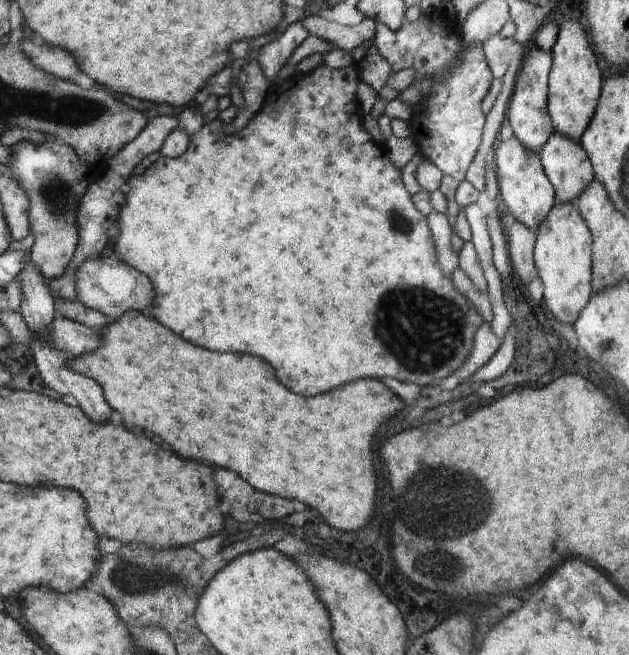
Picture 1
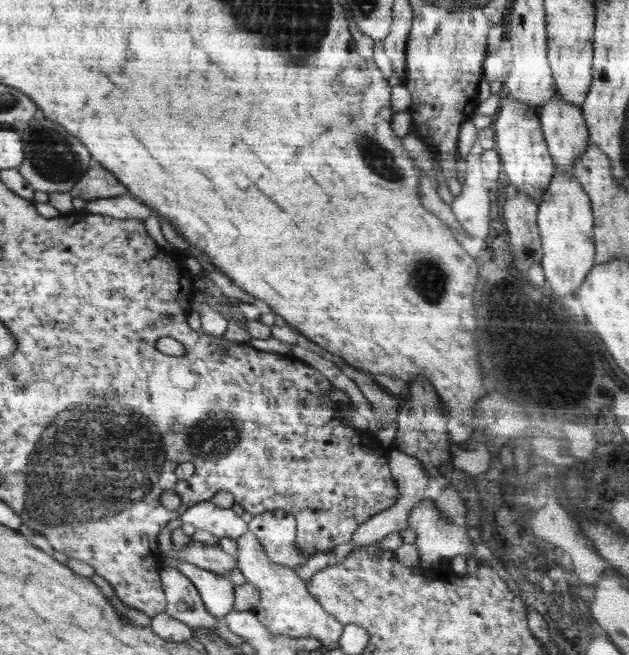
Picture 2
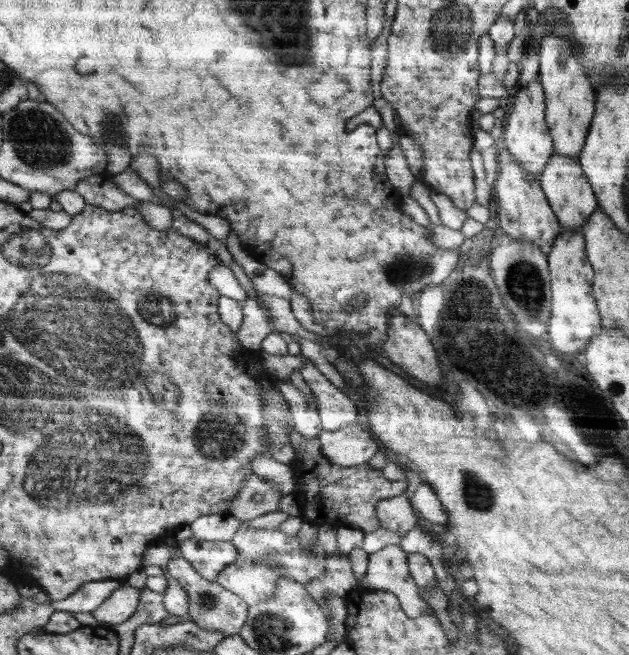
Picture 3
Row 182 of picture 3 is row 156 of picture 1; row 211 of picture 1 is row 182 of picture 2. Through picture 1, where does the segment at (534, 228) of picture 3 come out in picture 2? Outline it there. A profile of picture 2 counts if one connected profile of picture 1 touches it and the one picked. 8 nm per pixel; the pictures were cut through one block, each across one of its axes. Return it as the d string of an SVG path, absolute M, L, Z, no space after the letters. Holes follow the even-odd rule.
M504 96L504 99L506 104L500 108L498 114L495 114L495 121L492 124L501 171L506 174L508 184L539 205L557 167L548 152L548 144L540 126L539 109L526 106L514 98Z

